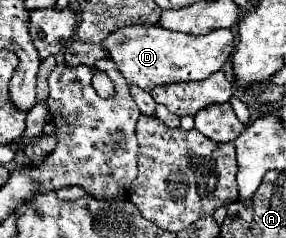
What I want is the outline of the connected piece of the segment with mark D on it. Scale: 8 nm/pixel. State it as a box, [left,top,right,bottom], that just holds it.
[102,23,236,91]

